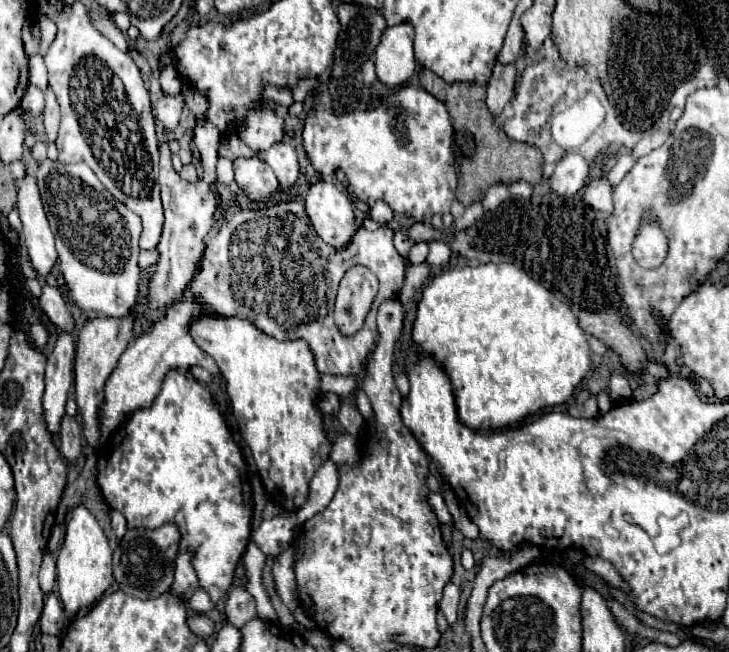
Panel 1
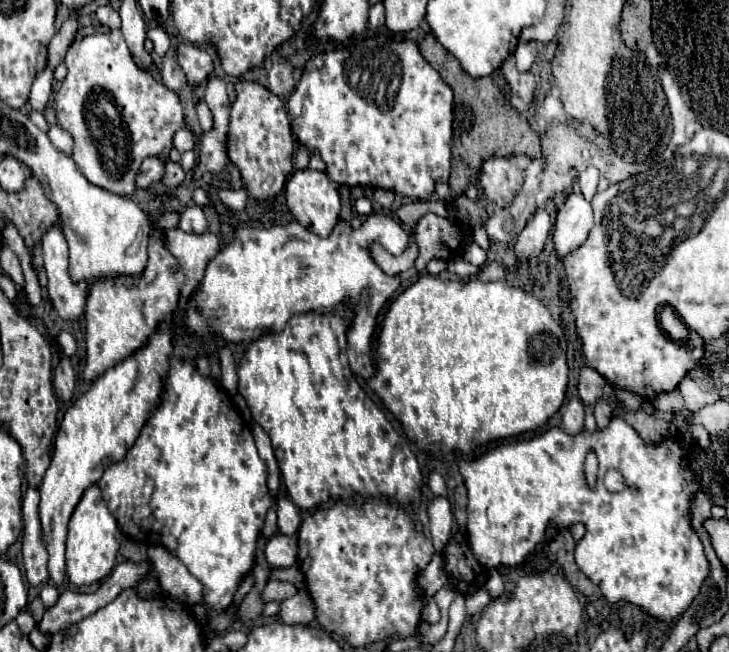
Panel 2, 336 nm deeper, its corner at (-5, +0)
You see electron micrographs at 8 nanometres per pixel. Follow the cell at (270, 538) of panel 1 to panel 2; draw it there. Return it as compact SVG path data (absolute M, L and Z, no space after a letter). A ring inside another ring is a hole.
M276 534L266 544L266 560L268 560L270 568L290 568L296 564L296 556L298 556L298 538L296 536Z

